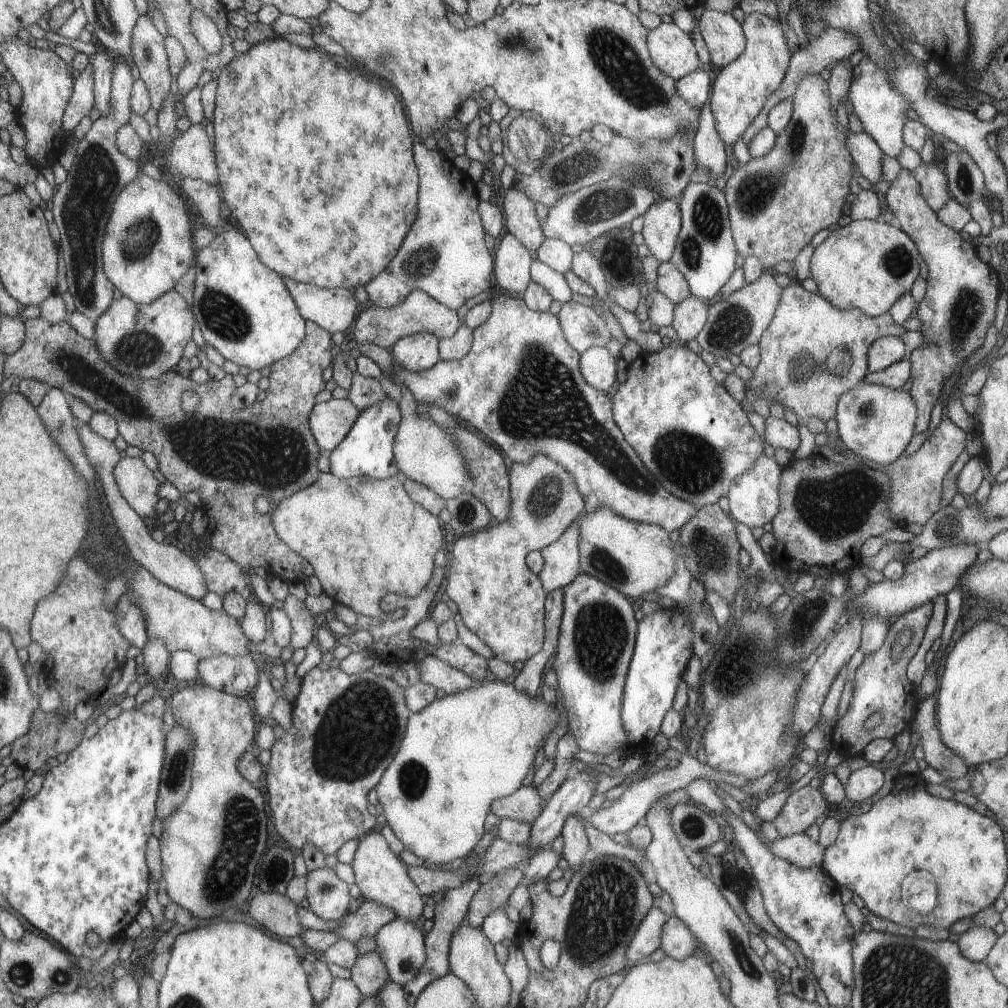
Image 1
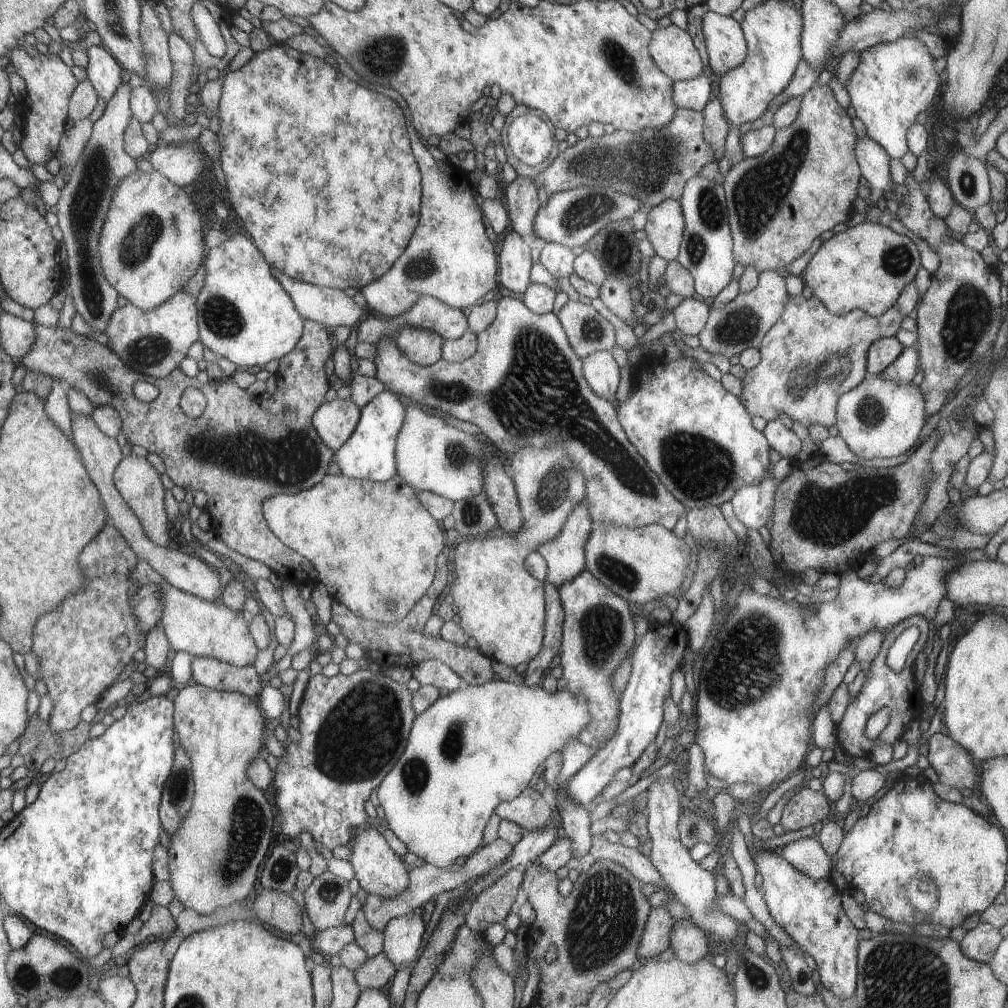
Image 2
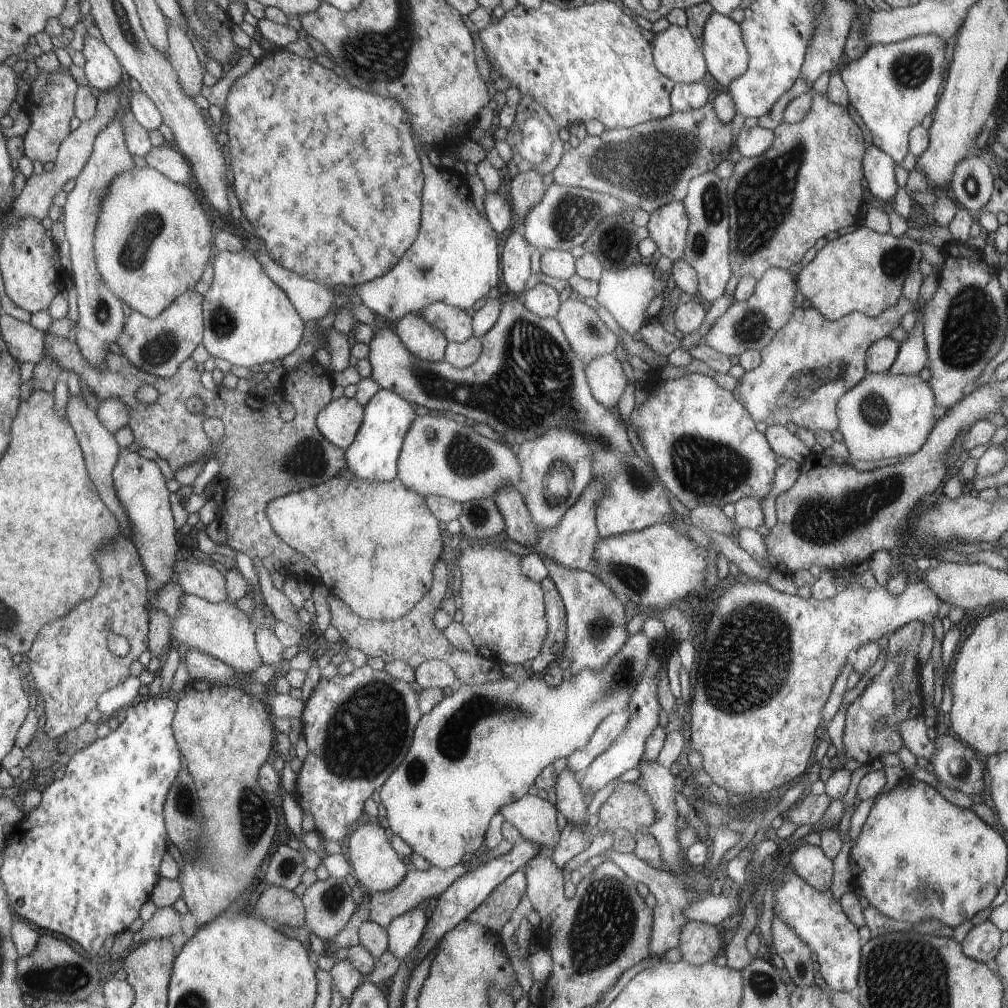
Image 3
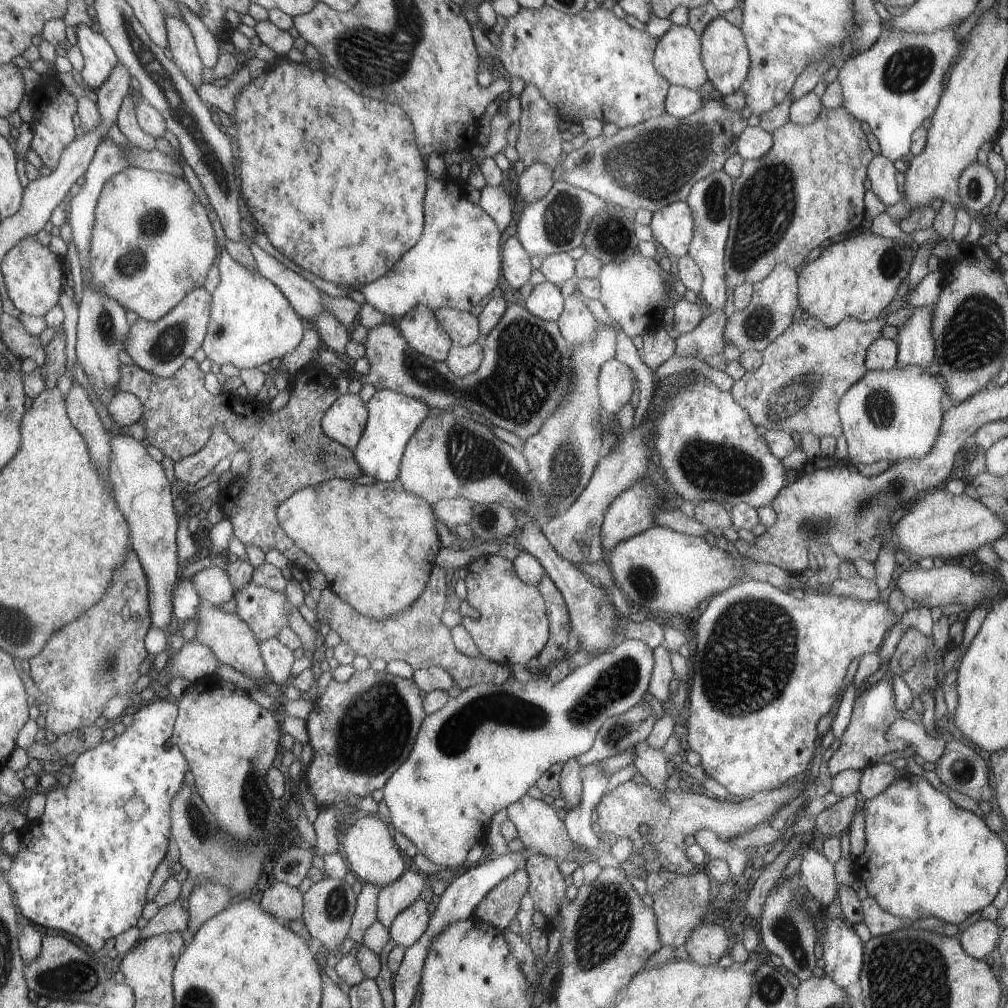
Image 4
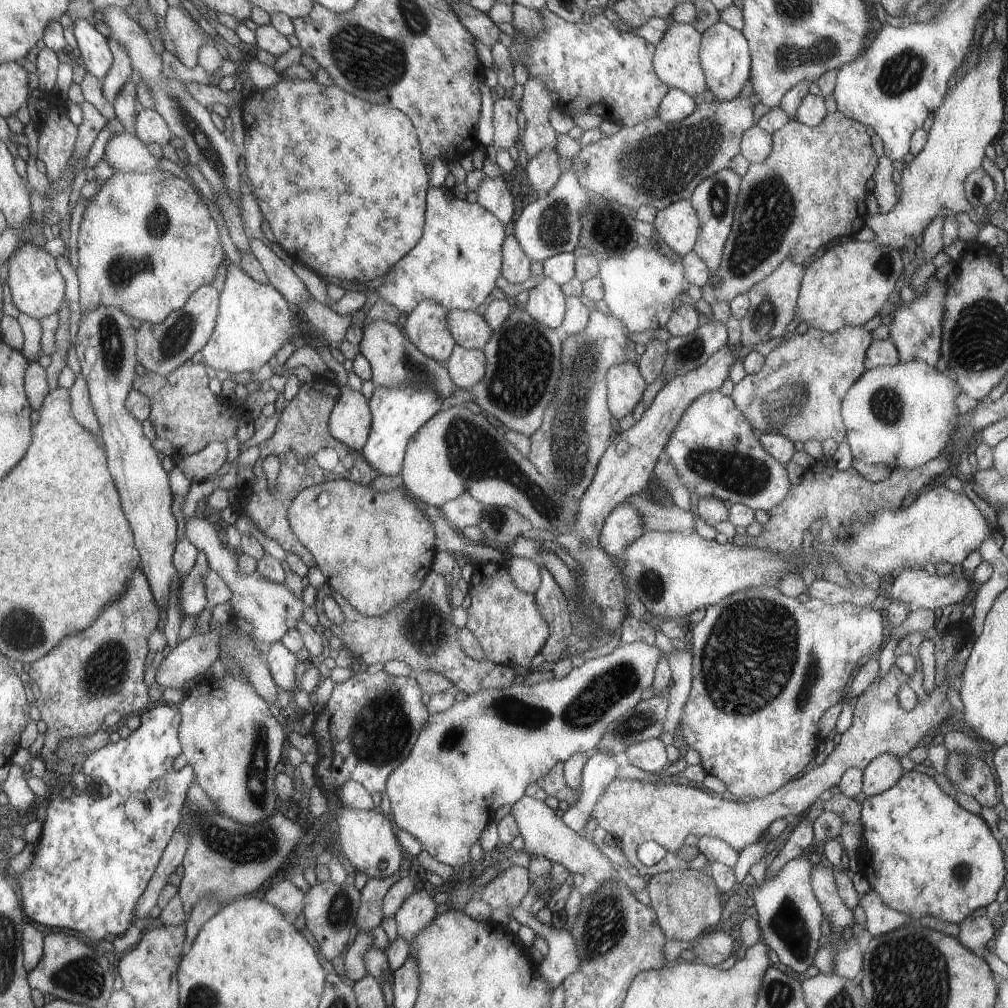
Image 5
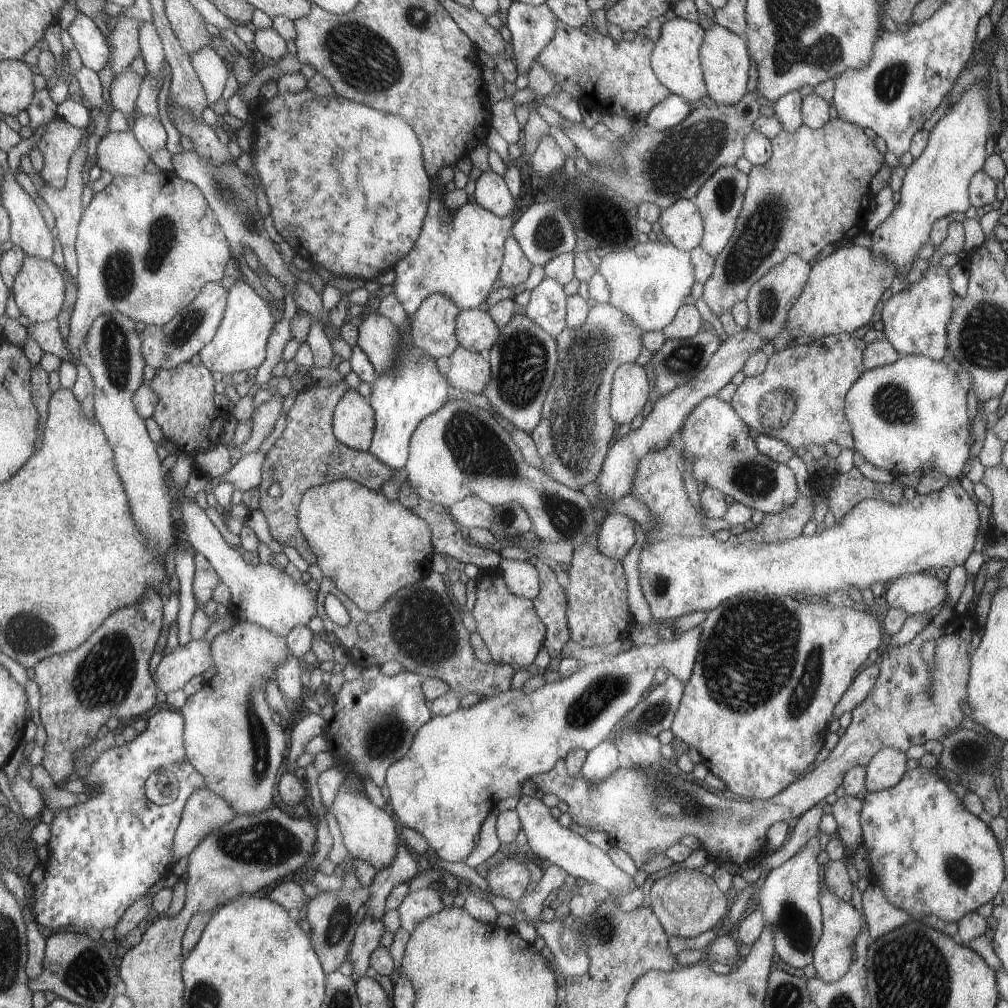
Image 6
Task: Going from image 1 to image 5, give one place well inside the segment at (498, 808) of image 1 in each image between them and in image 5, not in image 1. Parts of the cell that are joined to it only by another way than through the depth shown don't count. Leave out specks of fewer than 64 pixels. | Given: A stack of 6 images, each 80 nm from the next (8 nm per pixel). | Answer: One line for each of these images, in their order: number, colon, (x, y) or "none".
2: (528, 810)
3: (534, 818)
4: (538, 828)
5: (544, 834)

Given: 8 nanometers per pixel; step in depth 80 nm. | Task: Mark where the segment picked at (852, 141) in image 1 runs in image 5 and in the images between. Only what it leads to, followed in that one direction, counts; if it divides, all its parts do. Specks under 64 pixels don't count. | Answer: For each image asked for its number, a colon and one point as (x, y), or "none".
2: (874, 162)
3: (878, 167)
4: (880, 172)
5: (886, 193)

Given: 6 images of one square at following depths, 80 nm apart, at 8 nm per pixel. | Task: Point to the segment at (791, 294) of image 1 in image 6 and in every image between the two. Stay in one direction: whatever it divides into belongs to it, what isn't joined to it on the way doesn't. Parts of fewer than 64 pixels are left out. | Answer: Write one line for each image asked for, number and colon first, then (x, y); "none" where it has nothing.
2: (809, 358)
3: (811, 362)
4: (806, 371)
5: (798, 393)
6: (798, 399)

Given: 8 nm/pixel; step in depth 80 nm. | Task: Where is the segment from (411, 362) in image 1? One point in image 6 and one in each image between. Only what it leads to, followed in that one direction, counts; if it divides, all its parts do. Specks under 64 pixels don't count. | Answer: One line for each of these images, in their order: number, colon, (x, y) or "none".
2: (422, 347)
3: (421, 340)
4: (422, 332)
5: (425, 327)
6: (432, 326)

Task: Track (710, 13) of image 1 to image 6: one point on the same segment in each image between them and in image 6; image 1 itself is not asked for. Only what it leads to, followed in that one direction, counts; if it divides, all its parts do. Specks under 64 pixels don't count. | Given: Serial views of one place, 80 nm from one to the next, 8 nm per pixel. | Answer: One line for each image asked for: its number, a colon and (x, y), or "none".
2: (725, 45)
3: (726, 57)
4: (725, 57)
5: (724, 56)
6: (724, 56)

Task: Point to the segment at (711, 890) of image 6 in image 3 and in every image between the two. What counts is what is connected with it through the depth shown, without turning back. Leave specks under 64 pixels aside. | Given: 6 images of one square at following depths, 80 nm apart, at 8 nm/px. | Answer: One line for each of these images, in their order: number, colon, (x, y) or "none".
3: (670, 897)
4: (680, 902)
5: (686, 903)

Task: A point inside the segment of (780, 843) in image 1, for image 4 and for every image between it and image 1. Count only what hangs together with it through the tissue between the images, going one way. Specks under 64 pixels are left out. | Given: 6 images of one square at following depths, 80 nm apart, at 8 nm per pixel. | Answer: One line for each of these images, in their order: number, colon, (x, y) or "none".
2: (805, 855)
3: (809, 862)
4: (816, 874)

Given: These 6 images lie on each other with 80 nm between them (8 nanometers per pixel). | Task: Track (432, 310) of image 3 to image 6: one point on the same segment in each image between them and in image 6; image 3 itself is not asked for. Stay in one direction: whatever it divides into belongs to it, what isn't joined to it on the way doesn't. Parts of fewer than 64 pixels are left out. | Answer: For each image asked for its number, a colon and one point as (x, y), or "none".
4: (462, 327)
5: (469, 330)
6: (474, 330)

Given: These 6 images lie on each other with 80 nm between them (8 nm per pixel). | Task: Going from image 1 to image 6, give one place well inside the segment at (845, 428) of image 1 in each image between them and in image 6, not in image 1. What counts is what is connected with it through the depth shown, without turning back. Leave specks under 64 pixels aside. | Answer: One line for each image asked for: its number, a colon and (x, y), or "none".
2: (877, 419)
3: (884, 416)
4: (893, 415)
5: (903, 415)
6: (910, 415)

